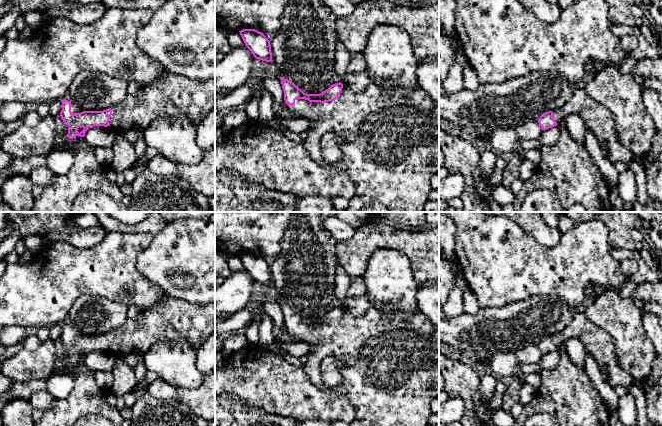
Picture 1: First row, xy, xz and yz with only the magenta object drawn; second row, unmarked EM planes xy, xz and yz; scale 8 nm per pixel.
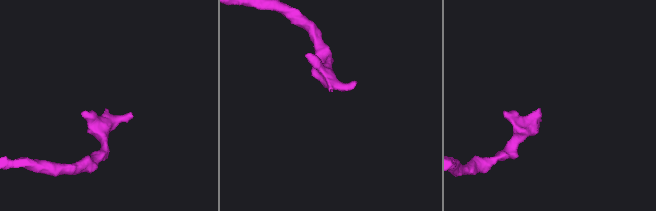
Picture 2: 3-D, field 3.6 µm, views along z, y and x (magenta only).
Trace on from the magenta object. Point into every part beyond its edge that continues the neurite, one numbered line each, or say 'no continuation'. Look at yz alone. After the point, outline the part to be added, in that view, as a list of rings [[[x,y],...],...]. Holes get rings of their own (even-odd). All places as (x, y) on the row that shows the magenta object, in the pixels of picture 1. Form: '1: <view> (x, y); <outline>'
1: yz (598, 119); [[[576,86],[569,102],[553,111],[557,124],[565,120],[569,114],[579,115],[584,125],[596,135],[601,146],[609,149],[607,159],[611,163],[626,163],[634,157],[632,152],[619,141],[612,113],[591,98],[583,86]]]

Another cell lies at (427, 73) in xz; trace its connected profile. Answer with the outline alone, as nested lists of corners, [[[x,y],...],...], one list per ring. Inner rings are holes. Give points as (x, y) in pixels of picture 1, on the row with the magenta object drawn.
[[[436,61],[418,63],[416,76],[418,85],[439,105],[439,63]]]

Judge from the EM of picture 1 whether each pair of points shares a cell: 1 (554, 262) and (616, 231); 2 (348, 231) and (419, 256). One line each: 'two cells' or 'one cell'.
1: two cells
2: two cells

